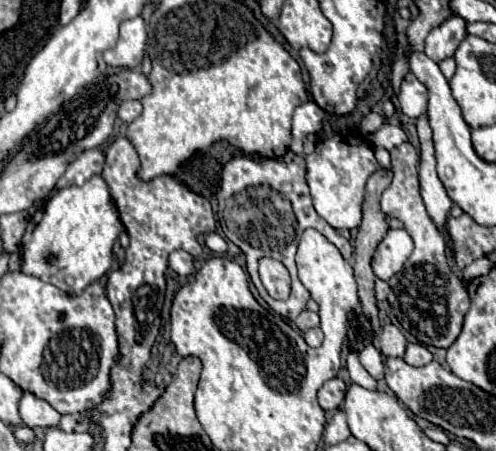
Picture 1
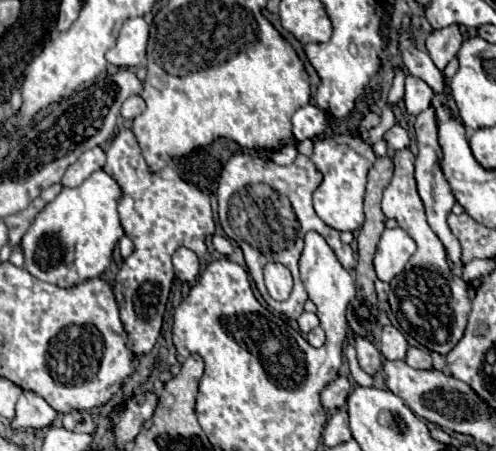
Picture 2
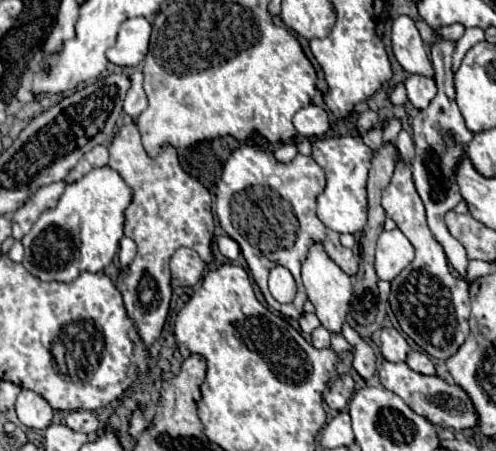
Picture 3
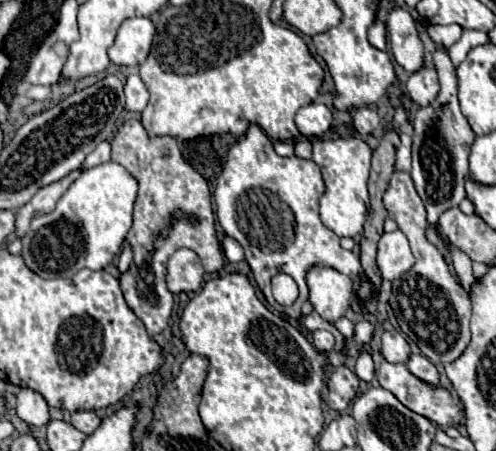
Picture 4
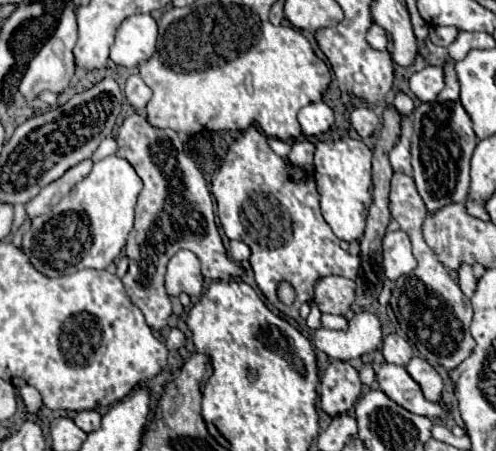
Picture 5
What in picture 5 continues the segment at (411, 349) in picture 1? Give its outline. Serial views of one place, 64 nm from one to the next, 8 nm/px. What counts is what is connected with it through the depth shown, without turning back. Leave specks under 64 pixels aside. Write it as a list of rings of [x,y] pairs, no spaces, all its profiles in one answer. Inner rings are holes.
[[[412,358],[406,366],[408,374],[420,384],[420,388],[424,390],[424,396],[432,402],[440,400],[442,394],[442,378],[440,374],[422,358]]]

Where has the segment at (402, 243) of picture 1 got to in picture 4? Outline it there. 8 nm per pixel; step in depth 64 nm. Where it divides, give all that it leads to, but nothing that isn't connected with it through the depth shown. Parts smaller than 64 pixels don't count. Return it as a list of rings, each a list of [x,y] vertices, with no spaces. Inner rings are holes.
[[[400,230],[382,234],[382,238],[378,242],[376,264],[378,264],[380,276],[384,280],[396,280],[400,274],[404,274],[412,268],[414,256],[412,256],[408,238]]]

